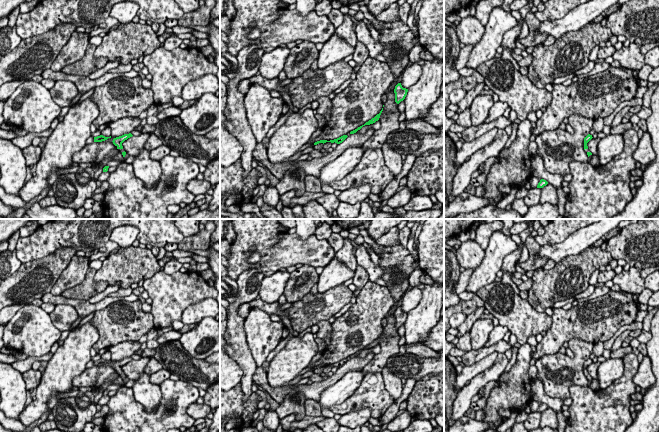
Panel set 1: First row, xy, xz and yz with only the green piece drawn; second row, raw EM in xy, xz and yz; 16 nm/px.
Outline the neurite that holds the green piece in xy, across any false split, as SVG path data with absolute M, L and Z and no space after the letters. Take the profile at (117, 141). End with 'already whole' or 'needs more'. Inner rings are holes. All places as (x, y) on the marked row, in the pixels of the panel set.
M131 133L124 134L122 136L116 137L113 139L113 144L117 147L117 149L123 149L122 143L127 140L128 138L132 137L133 135Z | already whole

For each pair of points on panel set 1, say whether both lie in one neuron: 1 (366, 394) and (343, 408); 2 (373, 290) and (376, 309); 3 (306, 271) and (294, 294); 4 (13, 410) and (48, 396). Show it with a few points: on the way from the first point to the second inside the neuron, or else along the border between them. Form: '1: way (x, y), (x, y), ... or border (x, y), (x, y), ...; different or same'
1: way (360, 399), (349, 405); same
2: way (373, 295), (373, 304); same
3: way (305, 277), (296, 288); same
4: border (25, 407), (17, 419); different

